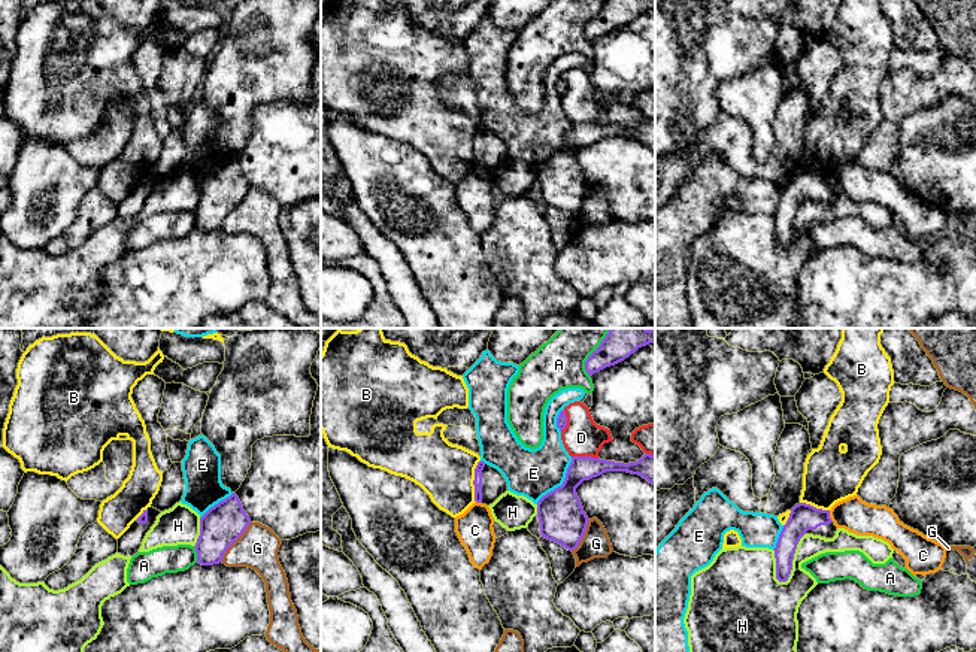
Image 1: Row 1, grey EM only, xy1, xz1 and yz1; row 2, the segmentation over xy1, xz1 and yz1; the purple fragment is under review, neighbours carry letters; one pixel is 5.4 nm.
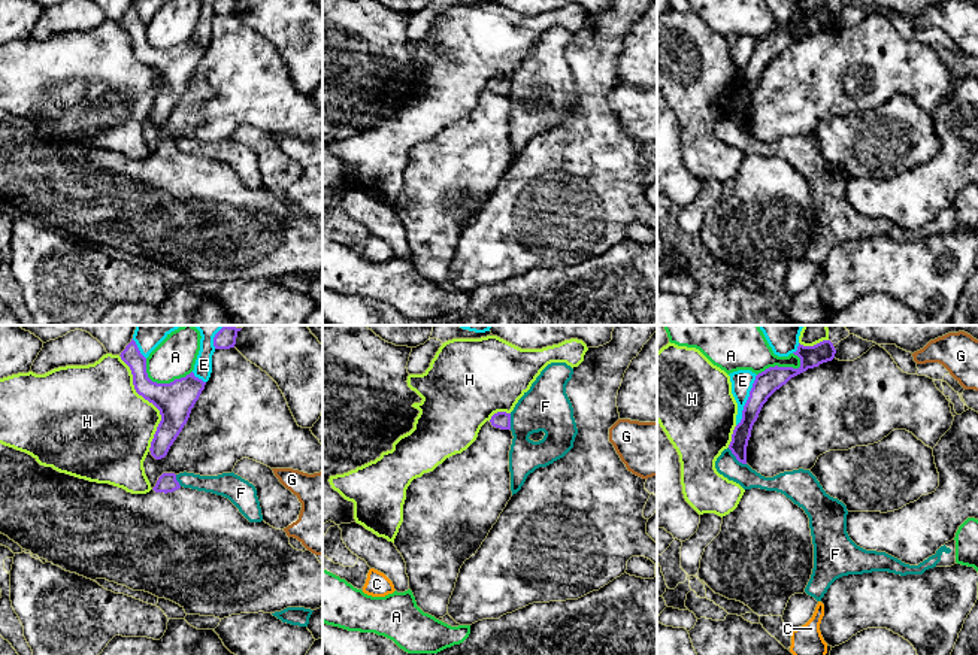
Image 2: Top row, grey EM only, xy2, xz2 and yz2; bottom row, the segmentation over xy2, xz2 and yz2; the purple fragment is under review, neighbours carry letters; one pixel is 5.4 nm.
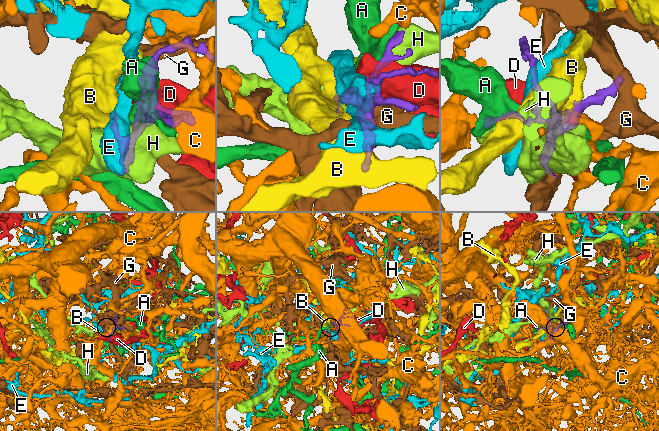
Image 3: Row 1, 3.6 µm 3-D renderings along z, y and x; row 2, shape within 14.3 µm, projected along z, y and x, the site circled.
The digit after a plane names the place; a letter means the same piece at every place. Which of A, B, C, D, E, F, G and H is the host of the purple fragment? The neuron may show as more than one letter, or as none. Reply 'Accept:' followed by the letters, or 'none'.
Accept: none

